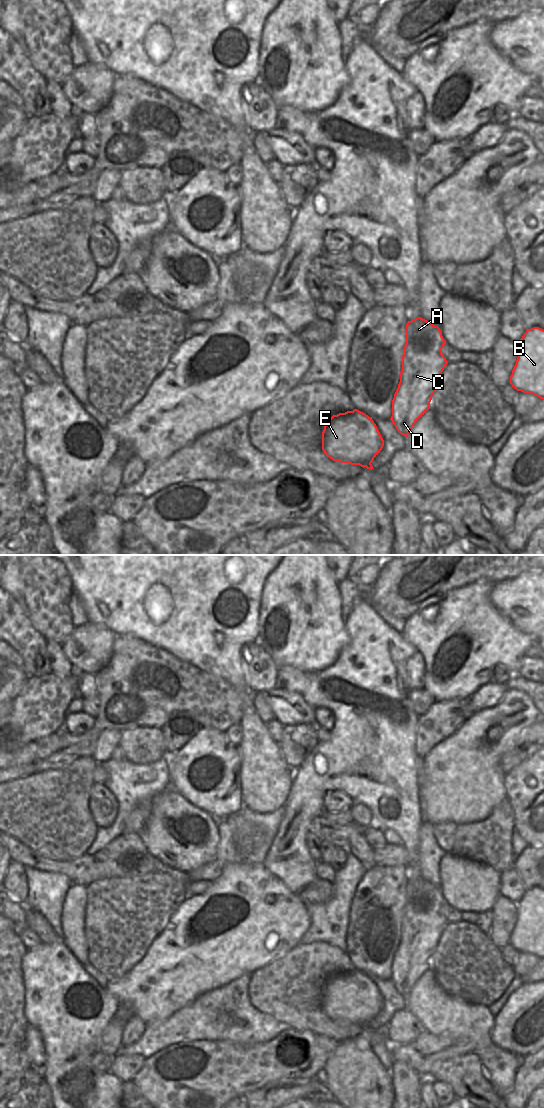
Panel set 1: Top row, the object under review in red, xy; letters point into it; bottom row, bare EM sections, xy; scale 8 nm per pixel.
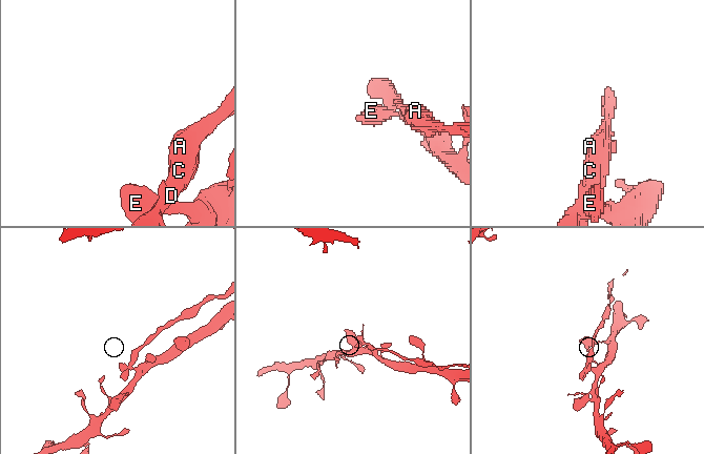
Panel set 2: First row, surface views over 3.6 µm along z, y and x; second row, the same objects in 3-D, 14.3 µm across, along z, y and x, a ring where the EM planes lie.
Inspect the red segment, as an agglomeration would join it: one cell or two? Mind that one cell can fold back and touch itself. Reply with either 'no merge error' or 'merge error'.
merge error

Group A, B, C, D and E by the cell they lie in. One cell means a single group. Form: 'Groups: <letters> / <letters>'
Groups: A C D / B E

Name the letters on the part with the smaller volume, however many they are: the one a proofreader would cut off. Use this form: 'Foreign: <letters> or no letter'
Foreign: A, C, D

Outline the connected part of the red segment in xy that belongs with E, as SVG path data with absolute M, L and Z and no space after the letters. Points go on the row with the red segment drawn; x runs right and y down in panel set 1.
M354 409L333 415L322 432L322 450L333 461L369 466L384 446L384 440L372 420Z

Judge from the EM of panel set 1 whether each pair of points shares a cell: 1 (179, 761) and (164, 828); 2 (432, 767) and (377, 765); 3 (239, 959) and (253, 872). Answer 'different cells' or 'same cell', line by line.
1: same cell
2: different cells
3: same cell

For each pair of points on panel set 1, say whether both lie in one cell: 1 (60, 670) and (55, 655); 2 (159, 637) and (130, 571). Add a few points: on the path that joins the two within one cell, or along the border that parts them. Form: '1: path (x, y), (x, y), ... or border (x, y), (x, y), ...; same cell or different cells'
1: path (60, 666), (57, 659); same cell
2: path (142, 622), (130, 610), (130, 588); same cell

